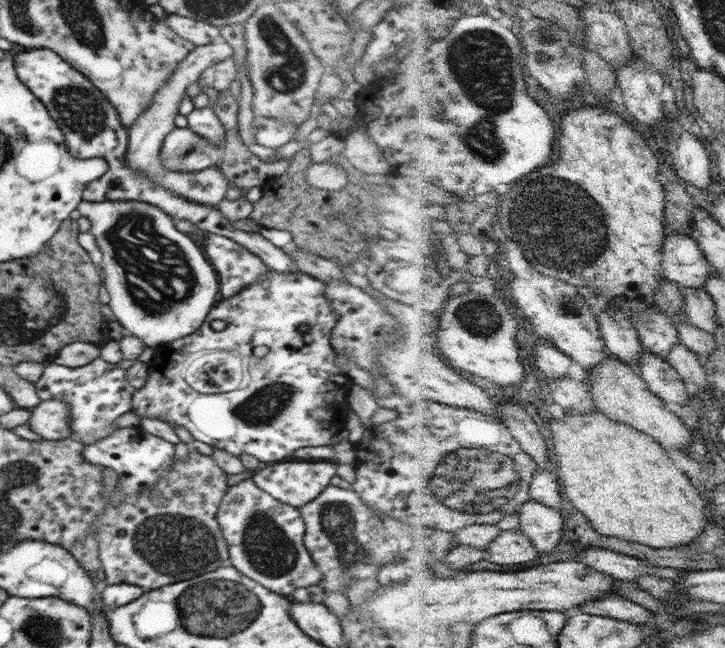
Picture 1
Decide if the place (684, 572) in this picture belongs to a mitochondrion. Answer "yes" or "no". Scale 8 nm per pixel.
no

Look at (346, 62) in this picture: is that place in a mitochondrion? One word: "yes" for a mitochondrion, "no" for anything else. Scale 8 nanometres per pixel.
no

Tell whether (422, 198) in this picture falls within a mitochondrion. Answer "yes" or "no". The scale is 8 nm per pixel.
no

